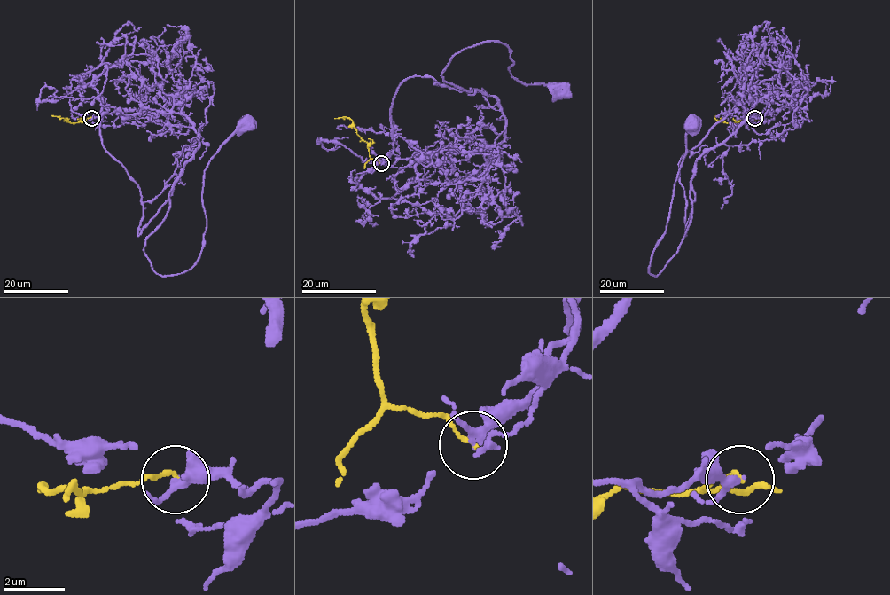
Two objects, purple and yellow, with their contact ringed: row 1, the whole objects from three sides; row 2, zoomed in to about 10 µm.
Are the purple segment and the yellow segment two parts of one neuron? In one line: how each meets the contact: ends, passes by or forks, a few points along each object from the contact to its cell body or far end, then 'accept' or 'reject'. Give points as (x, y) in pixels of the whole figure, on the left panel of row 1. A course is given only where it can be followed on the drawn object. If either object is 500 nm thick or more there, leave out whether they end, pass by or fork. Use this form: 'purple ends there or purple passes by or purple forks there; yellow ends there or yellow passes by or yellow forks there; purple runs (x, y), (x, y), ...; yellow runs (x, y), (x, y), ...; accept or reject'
purple passes by; yellow ends there; purple runs (91, 118), (182, 113), (198, 133), (144, 247), (162, 276), (197, 260), (205, 169), (247, 124); yellow runs (91, 118), (71, 122), (51, 115); reject

